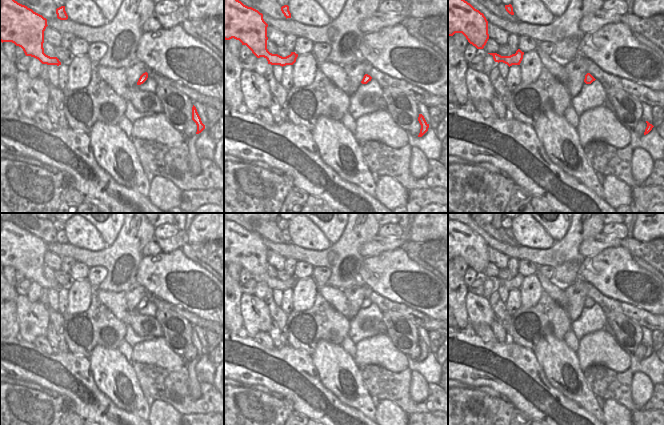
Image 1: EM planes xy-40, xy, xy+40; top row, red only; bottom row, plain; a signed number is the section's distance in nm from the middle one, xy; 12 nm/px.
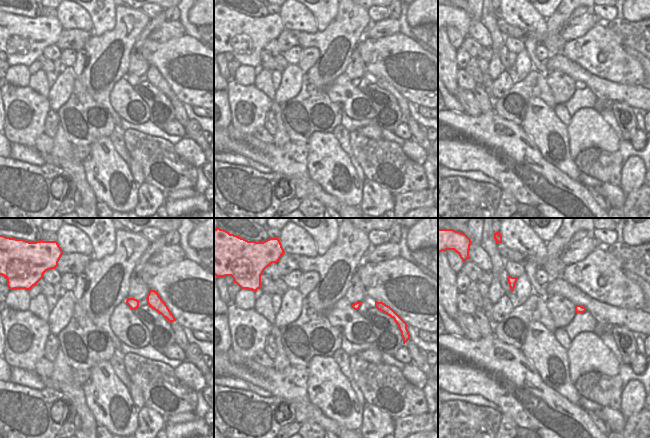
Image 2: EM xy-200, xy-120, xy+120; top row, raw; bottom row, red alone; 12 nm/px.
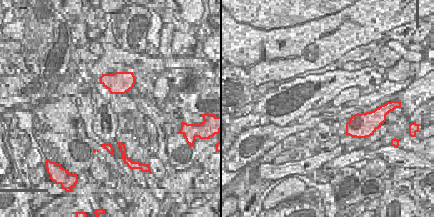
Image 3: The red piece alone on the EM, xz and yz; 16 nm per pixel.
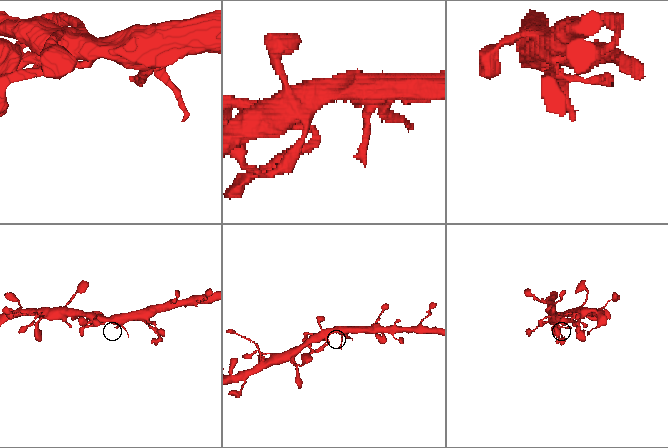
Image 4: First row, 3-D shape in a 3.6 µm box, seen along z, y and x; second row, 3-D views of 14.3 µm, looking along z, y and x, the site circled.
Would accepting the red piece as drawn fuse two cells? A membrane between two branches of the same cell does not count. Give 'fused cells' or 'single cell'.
single cell

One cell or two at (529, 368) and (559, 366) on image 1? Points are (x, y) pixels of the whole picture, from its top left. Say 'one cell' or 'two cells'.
two cells

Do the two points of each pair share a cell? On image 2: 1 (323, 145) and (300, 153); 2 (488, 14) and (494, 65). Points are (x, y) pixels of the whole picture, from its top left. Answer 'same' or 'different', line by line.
1: different
2: same

